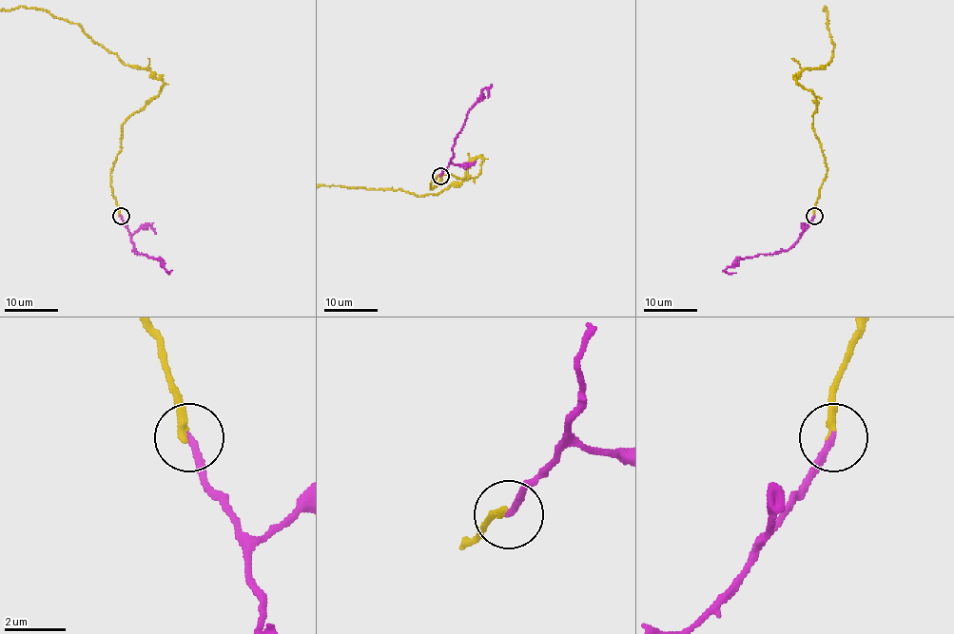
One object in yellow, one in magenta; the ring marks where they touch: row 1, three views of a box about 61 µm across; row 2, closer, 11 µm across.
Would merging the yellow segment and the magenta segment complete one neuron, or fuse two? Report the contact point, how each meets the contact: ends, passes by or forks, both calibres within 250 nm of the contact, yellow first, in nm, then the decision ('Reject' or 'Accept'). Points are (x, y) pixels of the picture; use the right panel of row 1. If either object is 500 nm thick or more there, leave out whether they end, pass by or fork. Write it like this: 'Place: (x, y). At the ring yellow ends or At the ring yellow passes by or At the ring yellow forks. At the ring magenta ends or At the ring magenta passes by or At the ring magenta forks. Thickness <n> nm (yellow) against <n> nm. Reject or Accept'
Place: (814, 216). At the ring yellow ends. At the ring magenta ends. Thickness 280 nm (yellow) against 240 nm. Accept

